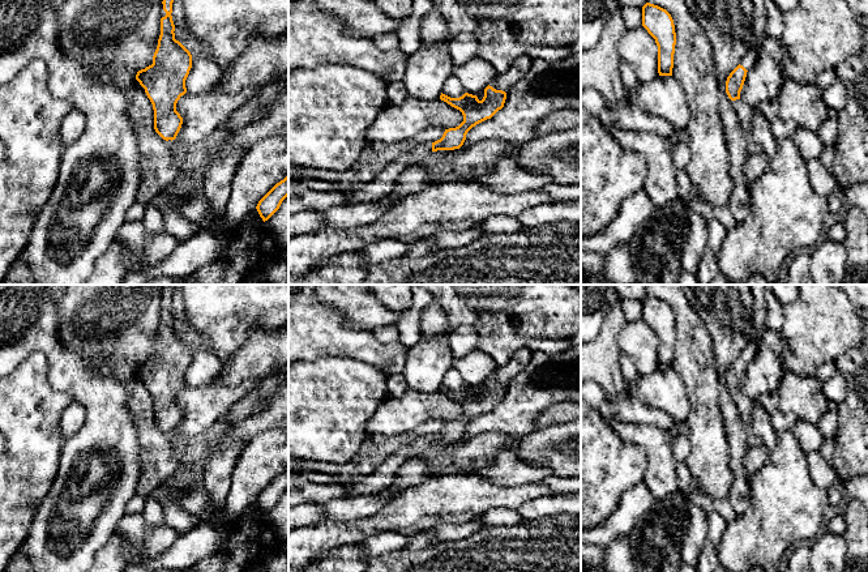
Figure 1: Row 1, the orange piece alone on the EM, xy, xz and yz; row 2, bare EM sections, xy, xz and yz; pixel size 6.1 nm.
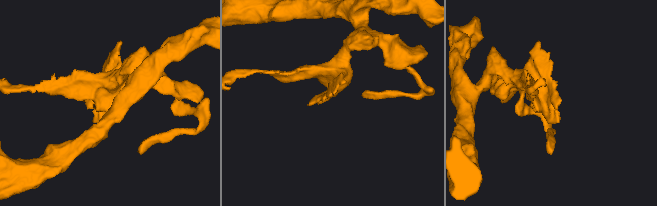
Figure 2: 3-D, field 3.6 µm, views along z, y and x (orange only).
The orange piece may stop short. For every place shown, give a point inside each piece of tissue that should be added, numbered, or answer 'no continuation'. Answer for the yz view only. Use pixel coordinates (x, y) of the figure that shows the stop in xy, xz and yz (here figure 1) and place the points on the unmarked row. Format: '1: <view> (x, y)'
1: yz (744, 404)

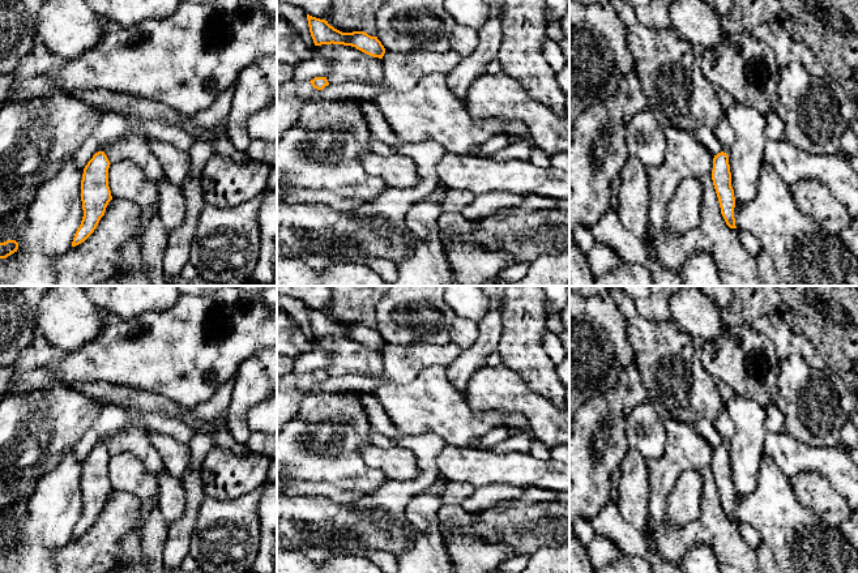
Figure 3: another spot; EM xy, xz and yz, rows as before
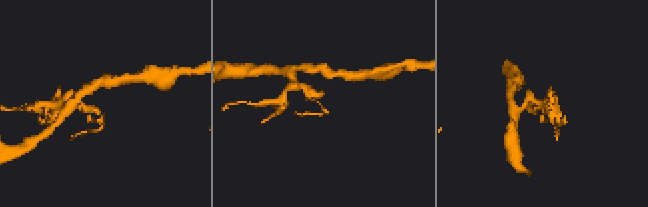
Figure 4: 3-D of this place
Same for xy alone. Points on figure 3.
no continuation

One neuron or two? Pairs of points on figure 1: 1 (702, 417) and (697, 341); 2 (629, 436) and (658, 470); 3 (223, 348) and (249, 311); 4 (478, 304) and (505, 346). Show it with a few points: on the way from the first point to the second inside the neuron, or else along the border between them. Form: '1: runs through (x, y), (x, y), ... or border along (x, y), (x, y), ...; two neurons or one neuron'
1: runs through (702, 398), (697, 359); one neuron
2: runs through (640, 436), (658, 455), (658, 460); one neuron
3: runs through (226, 338), (240, 320); one neuron
4: runs through (488, 315), (501, 328), (501, 336); one neuron

